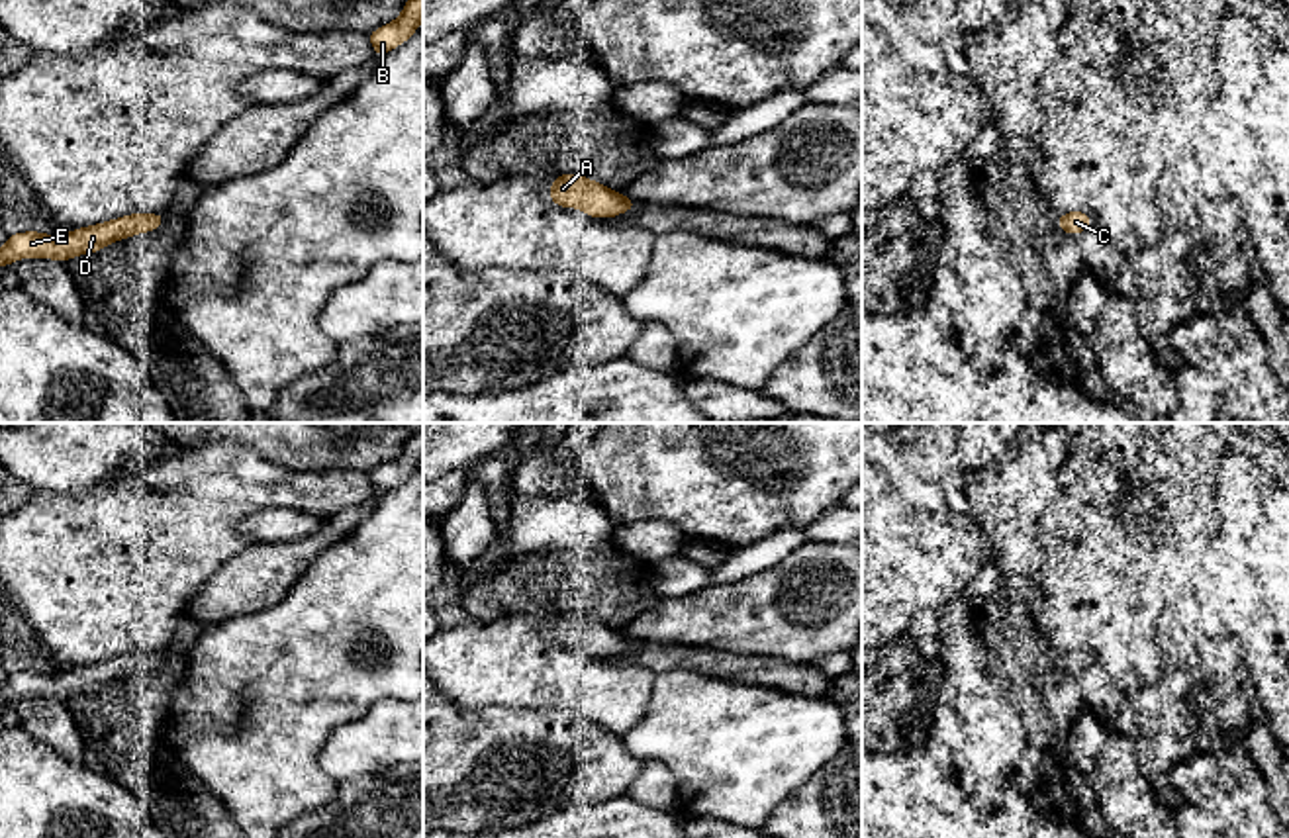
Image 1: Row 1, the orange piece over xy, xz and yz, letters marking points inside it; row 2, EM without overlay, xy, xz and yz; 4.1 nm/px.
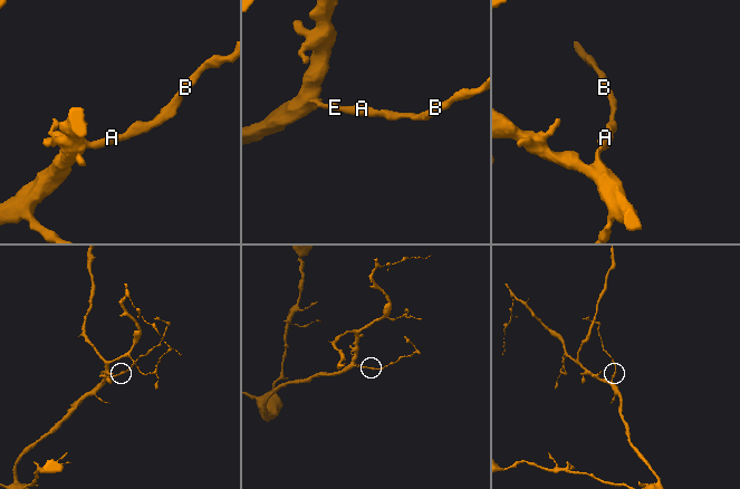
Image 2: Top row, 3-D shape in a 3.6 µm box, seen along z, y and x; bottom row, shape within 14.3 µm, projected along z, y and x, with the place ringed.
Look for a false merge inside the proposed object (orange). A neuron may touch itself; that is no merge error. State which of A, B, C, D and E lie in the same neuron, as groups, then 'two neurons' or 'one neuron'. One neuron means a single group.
groups A B C D E; one neuron

